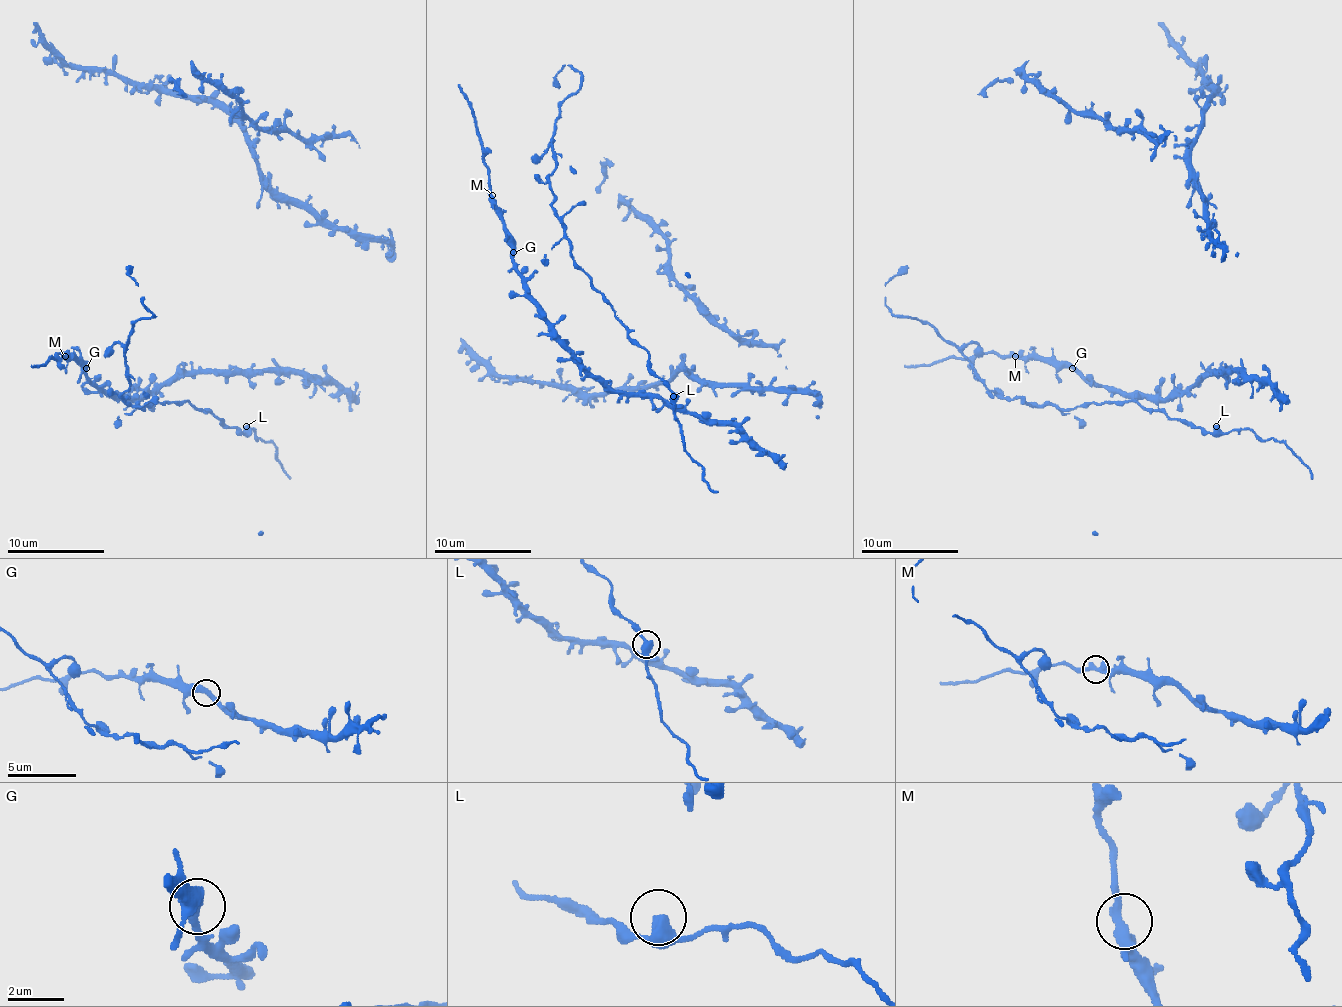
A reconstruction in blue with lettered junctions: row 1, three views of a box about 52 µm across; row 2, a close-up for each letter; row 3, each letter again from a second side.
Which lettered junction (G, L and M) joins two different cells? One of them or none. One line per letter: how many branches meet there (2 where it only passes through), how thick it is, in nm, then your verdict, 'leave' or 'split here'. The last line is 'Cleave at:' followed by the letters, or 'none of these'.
G: 2 branches meet; 400 nm thick; leave
L: 2 branches meet; 440 nm thick; leave
M: 2 branches meet; 440 nm thick; split here
Cleave at: M

